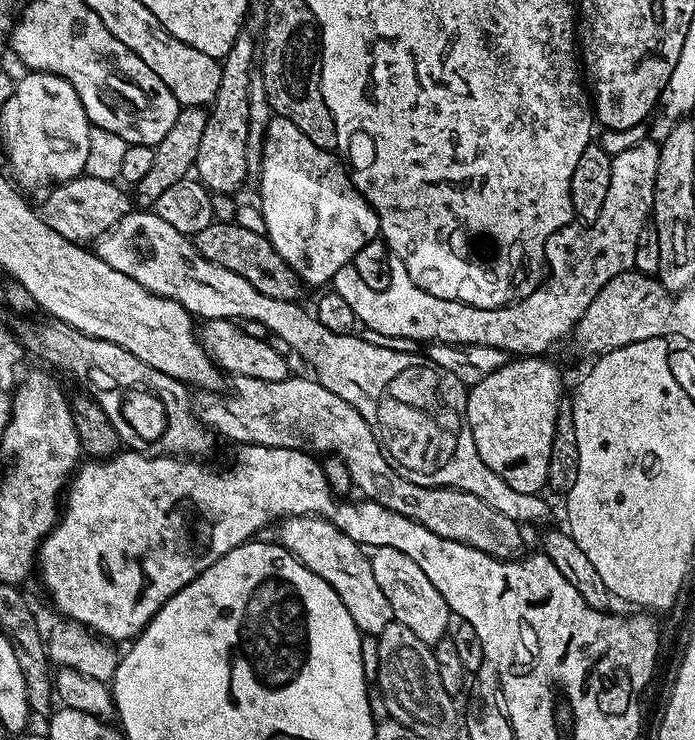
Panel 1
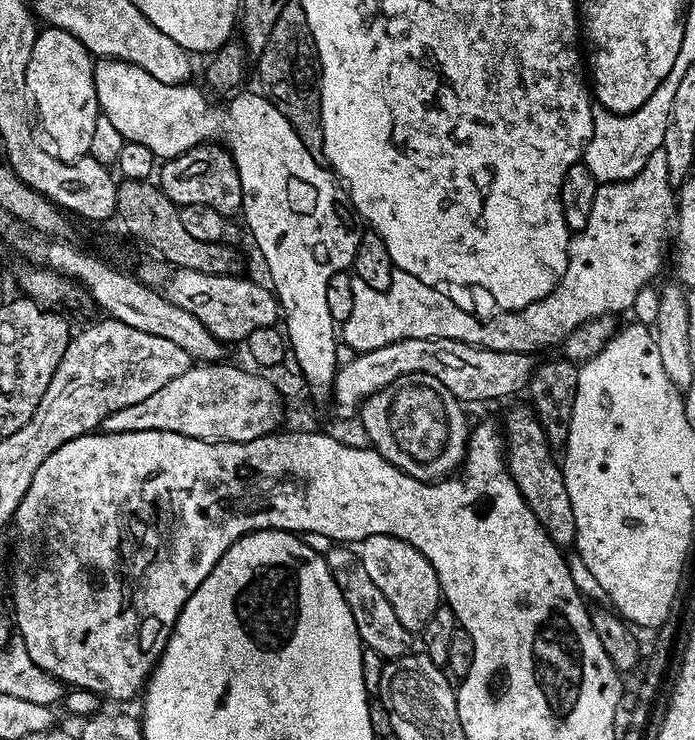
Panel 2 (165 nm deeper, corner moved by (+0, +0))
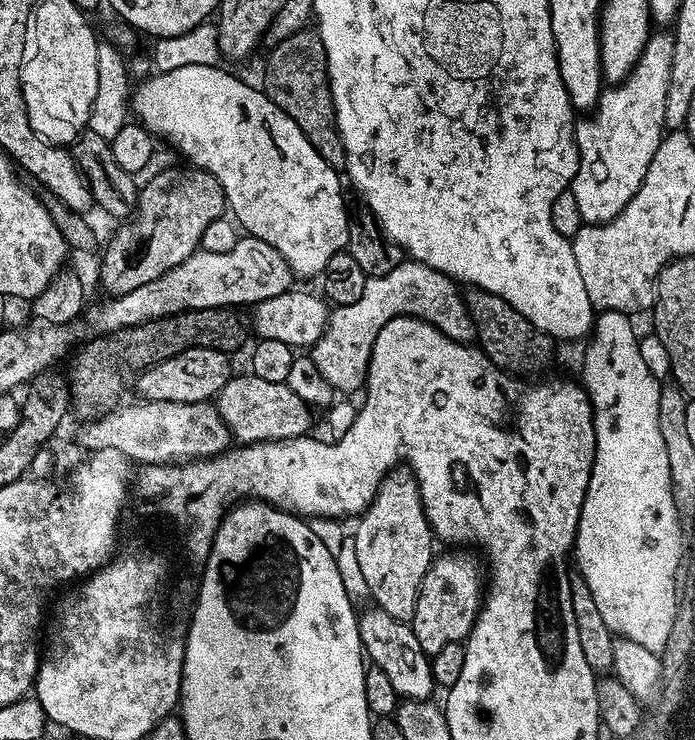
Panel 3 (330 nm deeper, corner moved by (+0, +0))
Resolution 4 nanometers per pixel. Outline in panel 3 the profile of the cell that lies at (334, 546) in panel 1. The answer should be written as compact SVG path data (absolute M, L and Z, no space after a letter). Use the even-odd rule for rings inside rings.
M373 607L372 612L359 613L360 641L364 647L365 657L375 667L381 668L390 678L397 697L404 700L427 700L433 694L432 666L430 657L418 646L418 638L414 638L411 623L390 618L380 608Z

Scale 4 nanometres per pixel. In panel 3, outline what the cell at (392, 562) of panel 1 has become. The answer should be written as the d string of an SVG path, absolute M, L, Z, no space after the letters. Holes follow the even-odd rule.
M404 466L393 468L358 523L354 550L358 550L358 567L366 578L371 603L390 614L390 618L410 622L414 618L422 578L426 578L434 559L434 533L424 517L416 475Z

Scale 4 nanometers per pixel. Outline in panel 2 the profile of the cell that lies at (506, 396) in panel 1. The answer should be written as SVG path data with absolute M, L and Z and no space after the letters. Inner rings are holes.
M531 407L516 408L508 416L508 428L512 433L506 436L506 467L512 481L518 486L522 498L538 518L538 522L548 532L557 548L568 550L576 543L574 526L574 506L570 506L570 494L566 494L564 469L552 455L554 449L549 444L538 418Z

